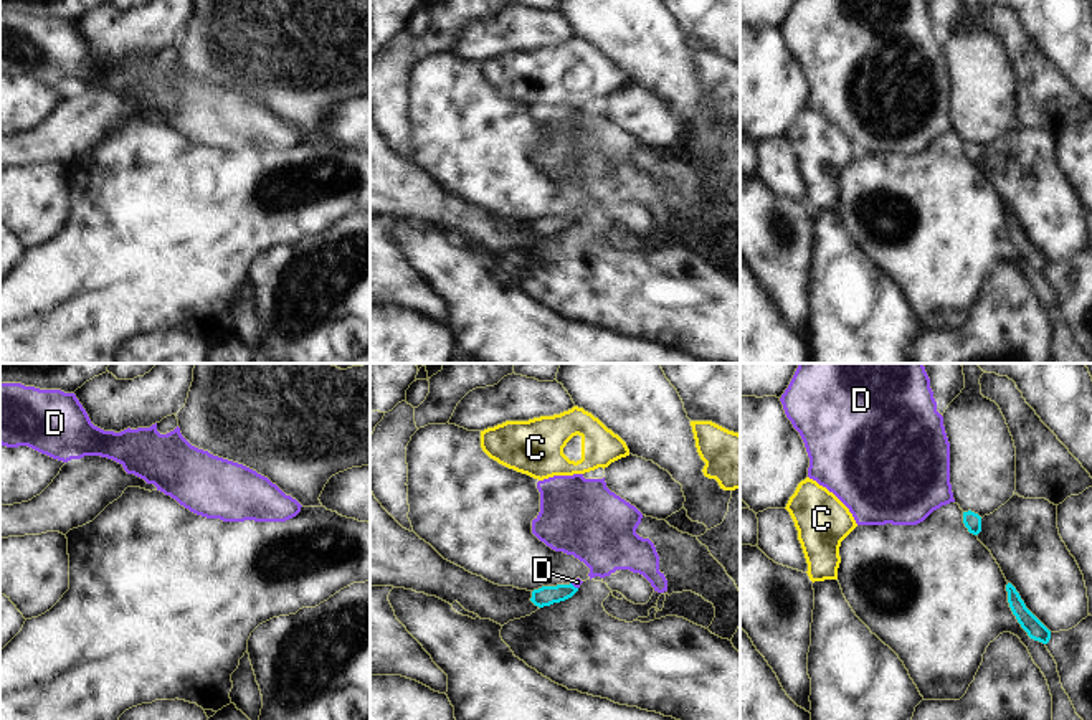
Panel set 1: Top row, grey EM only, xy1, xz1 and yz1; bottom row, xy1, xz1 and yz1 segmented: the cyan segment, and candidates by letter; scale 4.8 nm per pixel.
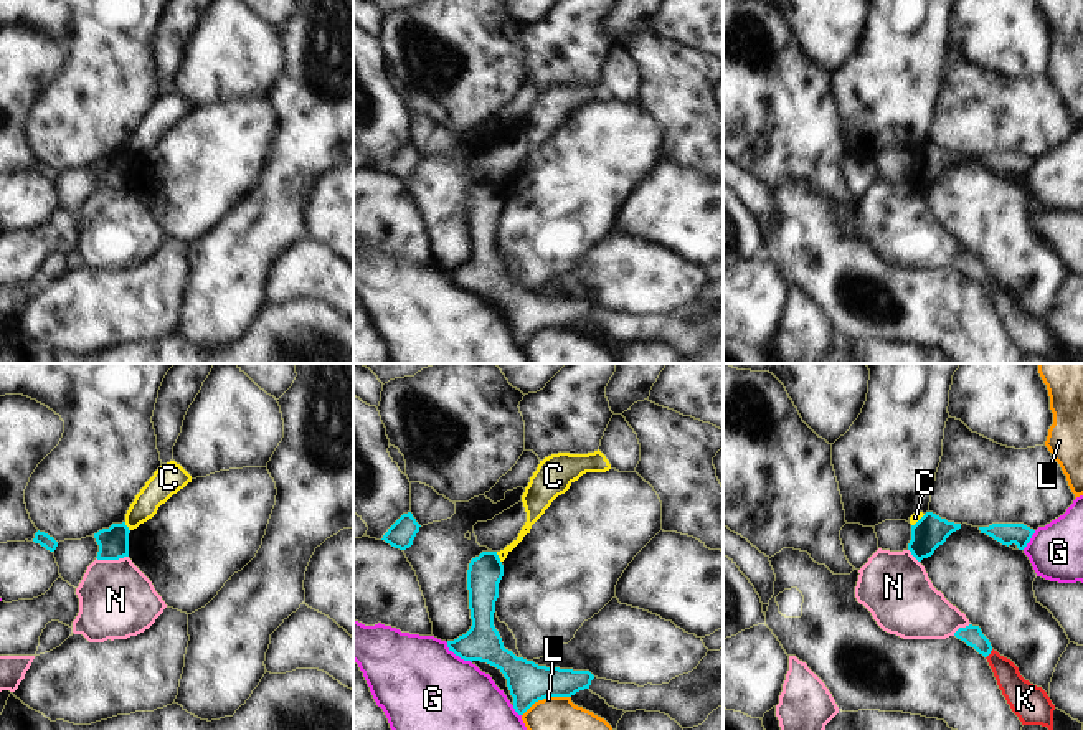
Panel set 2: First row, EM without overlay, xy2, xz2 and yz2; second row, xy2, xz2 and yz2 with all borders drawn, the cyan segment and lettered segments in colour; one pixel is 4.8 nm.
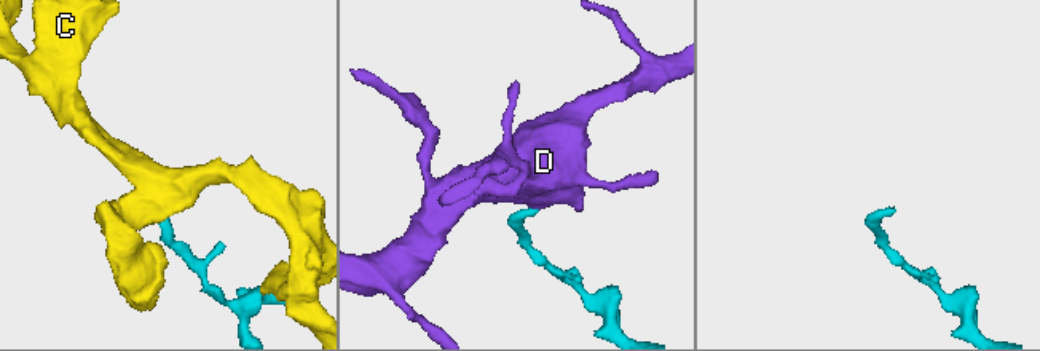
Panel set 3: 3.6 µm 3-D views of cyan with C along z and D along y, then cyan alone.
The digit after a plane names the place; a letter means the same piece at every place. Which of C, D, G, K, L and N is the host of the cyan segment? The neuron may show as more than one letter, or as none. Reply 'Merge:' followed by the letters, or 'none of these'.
Merge: D, K

